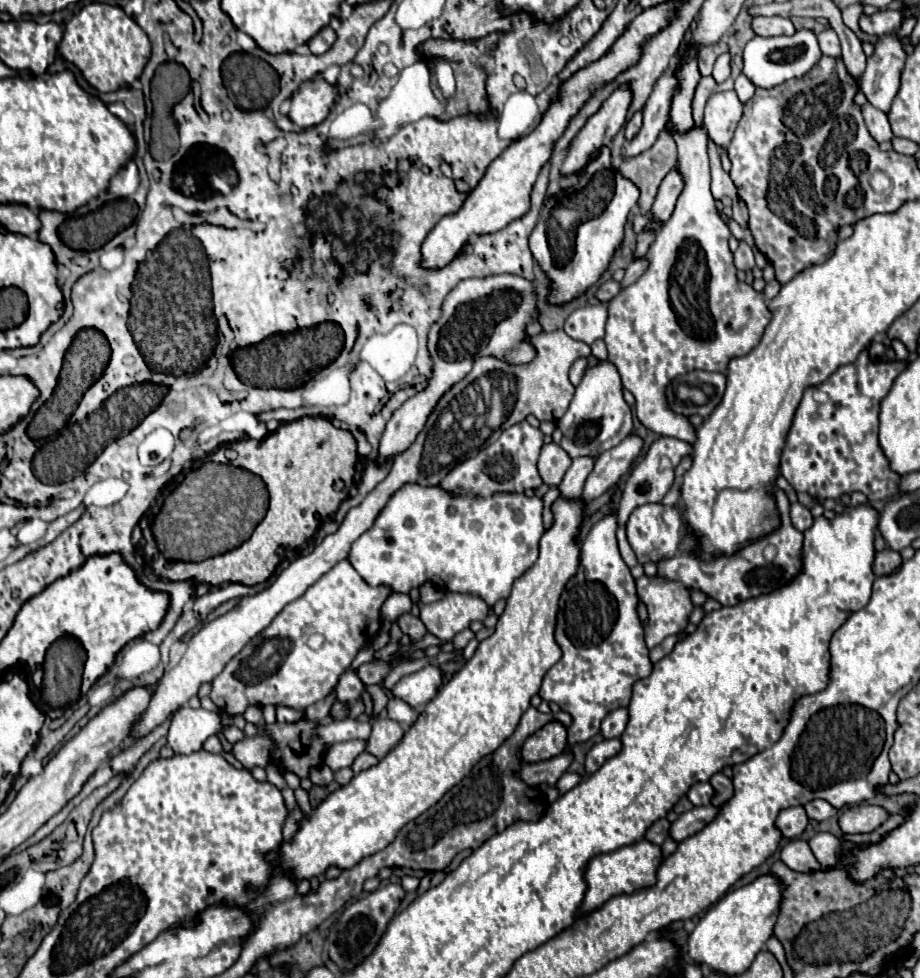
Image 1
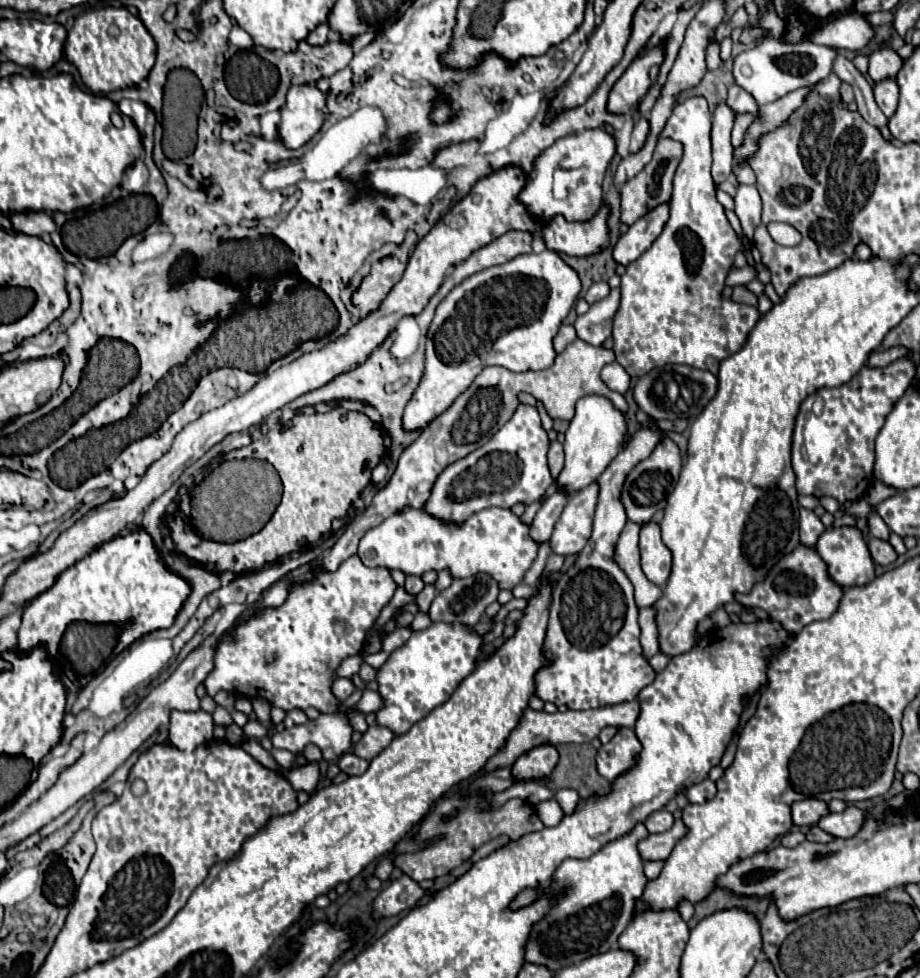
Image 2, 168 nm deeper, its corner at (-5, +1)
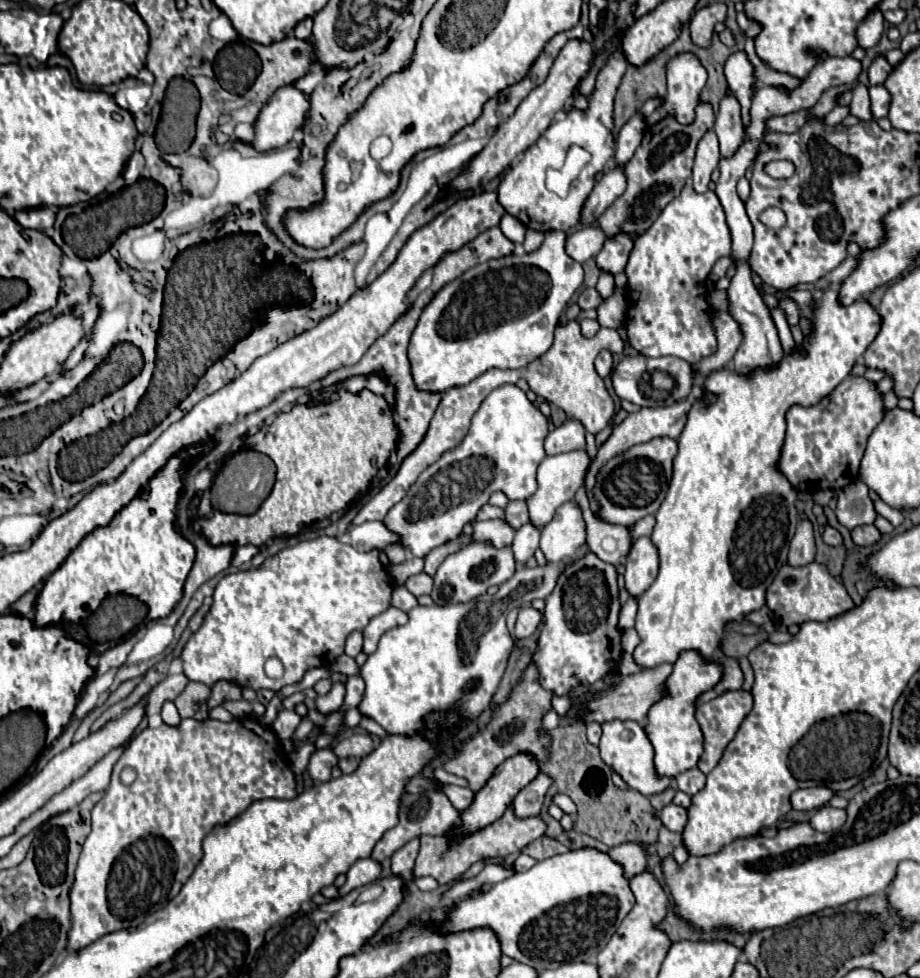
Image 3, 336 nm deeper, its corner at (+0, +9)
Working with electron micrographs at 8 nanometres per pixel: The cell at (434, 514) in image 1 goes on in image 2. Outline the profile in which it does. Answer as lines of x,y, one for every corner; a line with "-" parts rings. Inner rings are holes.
403,507
381,525
369,529
359,541
359,559
367,567
399,569
405,575
423,577
423,573
435,569
447,569
453,579
473,577
477,573
491,575
499,589
513,591
523,583
525,573
537,559
539,543
531,537
531,525
523,523
511,509
489,507
473,513
463,523
445,523
429,515
423,507

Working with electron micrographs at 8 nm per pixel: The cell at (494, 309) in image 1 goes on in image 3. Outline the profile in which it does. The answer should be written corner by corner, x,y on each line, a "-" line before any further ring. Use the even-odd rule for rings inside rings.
548,231
538,251
522,257
508,255
502,259
490,259
472,267
456,281
448,283
424,309
418,327
412,333
408,357
412,363
412,375
420,389
444,393
450,387
460,387
480,377
490,369
520,369
538,359
554,341
554,329
558,319
584,281
584,269
570,259
564,251
566,233

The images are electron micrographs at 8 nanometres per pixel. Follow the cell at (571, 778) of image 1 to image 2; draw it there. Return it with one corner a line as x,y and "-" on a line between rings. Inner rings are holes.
559,789
555,791
555,801
561,805
565,813
571,813
579,801
579,793
575,789

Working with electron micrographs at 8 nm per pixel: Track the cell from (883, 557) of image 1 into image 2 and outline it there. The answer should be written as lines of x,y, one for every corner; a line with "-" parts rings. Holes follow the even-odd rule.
869,539
869,551
871,551
871,557
877,565
885,567
885,565
891,565
897,561
897,553
895,549
887,543
887,541
881,541
881,539

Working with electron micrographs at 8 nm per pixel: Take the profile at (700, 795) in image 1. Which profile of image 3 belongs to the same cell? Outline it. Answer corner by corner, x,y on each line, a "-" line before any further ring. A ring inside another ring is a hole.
694,767
694,769
688,769
688,771
680,773
676,777
676,785
678,785
680,791
684,791
688,795
694,795
706,785
706,775
698,767

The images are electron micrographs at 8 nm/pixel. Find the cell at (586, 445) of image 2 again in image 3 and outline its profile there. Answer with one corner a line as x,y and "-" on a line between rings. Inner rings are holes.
570,451
564,455
554,455
554,457
546,457
540,467
538,467
538,489
534,495
530,495
526,499
528,505
528,515
530,515
530,523
538,529
542,529
544,525
548,525
556,513
556,509
574,499
574,493
580,489
580,485
584,483
584,475
586,475
586,467
590,465
590,457
586,451

